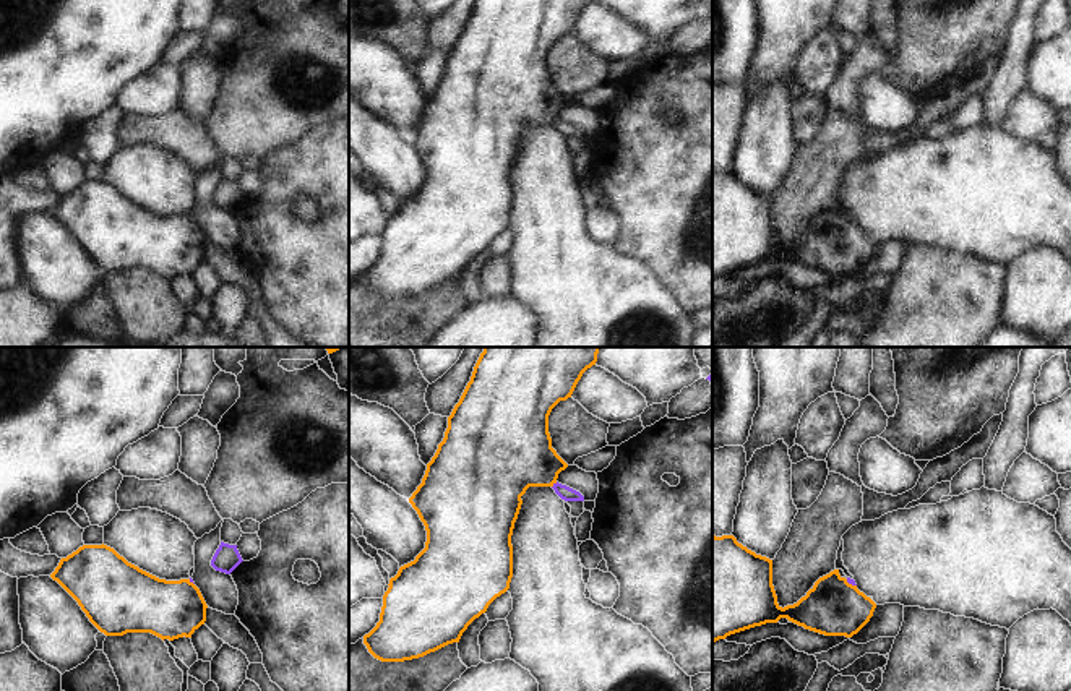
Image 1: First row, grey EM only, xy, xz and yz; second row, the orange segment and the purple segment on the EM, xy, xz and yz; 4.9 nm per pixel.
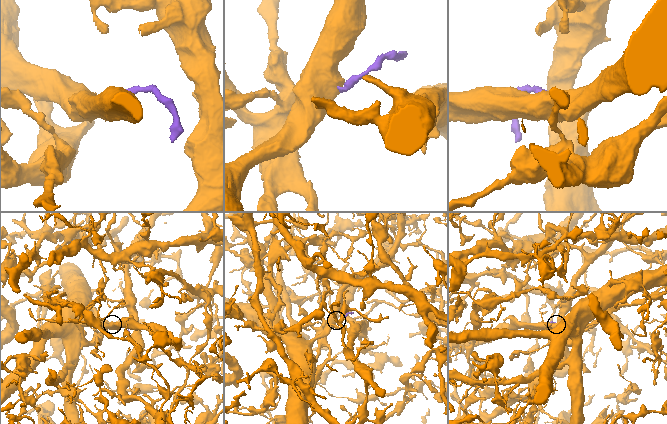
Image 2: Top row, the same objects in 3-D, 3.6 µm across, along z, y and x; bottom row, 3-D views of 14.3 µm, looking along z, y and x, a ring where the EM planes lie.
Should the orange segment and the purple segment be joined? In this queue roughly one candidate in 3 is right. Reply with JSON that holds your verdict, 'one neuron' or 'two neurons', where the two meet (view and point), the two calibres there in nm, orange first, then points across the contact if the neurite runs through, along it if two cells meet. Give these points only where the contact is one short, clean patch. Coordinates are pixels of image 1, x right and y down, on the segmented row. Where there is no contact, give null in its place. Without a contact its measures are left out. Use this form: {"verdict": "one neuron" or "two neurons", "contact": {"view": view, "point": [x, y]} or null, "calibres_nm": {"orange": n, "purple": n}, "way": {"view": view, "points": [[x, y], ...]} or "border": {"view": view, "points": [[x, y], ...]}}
{"verdict": "two neurons", "contact": {"view": "xz", "point": [552, 485]}, "calibres_nm": {"orange": 380, "purple": 70}, "border": {"view": "xz", "points": [[557, 482], [552, 487]]}}

